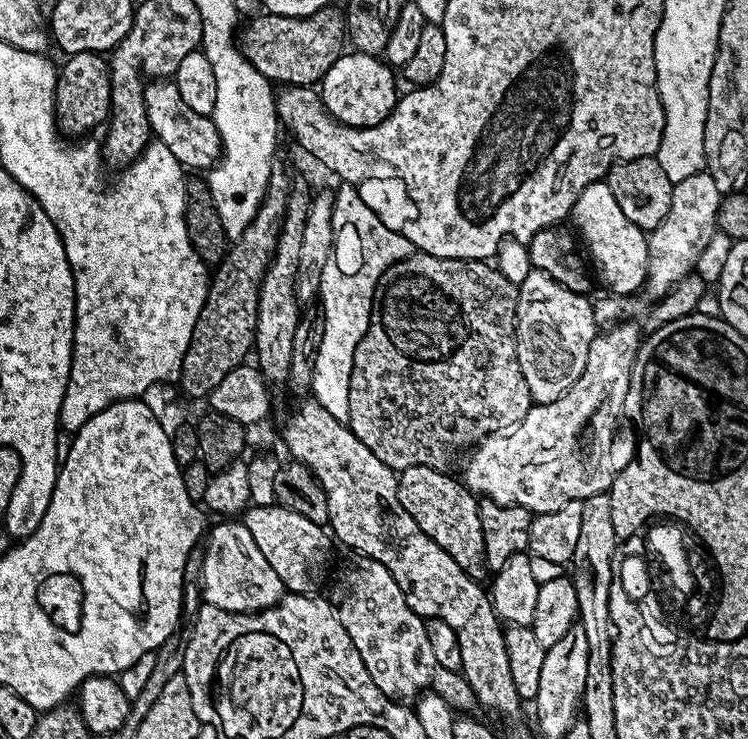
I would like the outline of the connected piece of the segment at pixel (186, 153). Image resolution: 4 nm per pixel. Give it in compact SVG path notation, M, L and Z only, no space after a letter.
M168 78L149 79L144 86L144 102L151 135L166 145L185 169L208 170L215 165L220 158L220 135L214 122L211 116L194 114L194 110L182 102L175 82Z

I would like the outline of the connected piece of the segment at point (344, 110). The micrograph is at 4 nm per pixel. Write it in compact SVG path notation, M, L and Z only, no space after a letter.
M348 50L330 66L330 70L326 70L318 91L324 109L335 120L351 128L369 128L378 126L394 110L398 99L396 80L398 82L397 73L380 56Z

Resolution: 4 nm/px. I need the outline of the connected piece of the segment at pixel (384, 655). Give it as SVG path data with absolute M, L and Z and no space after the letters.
M356 554L351 558L353 560L341 566L332 584L330 599L336 606L342 626L346 626L346 634L350 634L350 642L354 642L354 650L362 654L362 662L366 662L374 686L397 702L408 702L434 685L449 708L475 709L478 704L476 696L463 675L447 672L436 665L430 641L426 639L425 617L406 606L406 598L402 598L402 590L398 590L398 582L394 582L390 570L369 556Z

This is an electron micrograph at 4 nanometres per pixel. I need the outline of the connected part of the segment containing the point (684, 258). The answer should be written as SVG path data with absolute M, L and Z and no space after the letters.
M707 170L698 174L690 174L690 178L682 178L672 185L670 211L666 218L658 222L653 232L647 233L648 238L648 279L646 292L652 298L665 296L673 286L682 282L682 278L693 275L696 263L706 249L710 240L718 231L718 206L721 193L714 178L710 178Z

